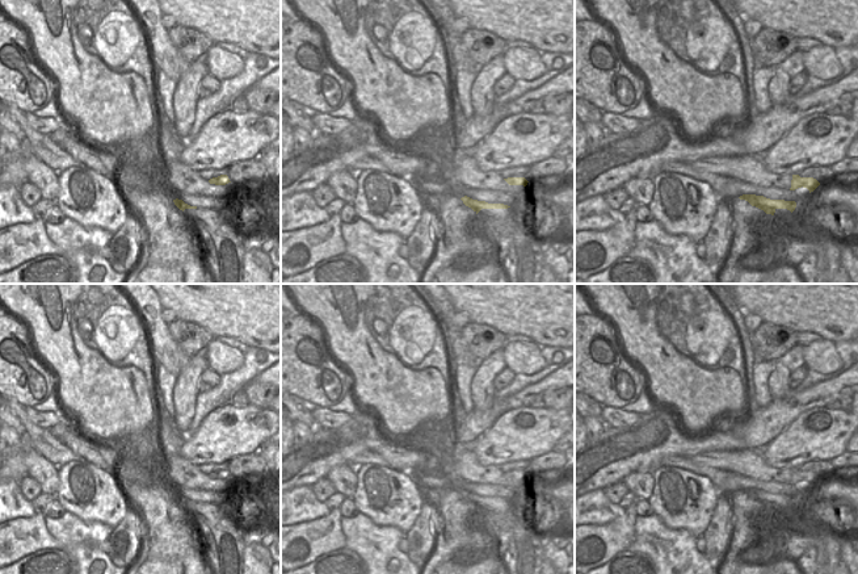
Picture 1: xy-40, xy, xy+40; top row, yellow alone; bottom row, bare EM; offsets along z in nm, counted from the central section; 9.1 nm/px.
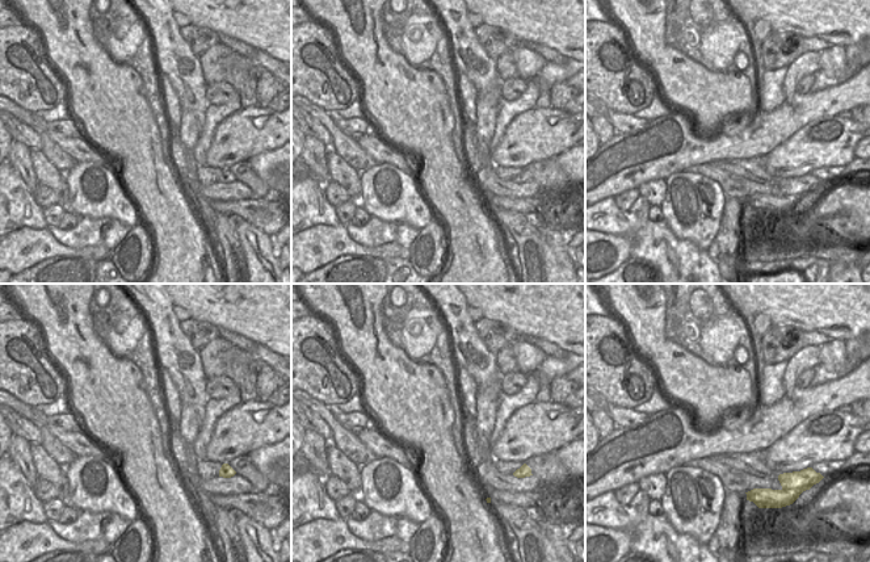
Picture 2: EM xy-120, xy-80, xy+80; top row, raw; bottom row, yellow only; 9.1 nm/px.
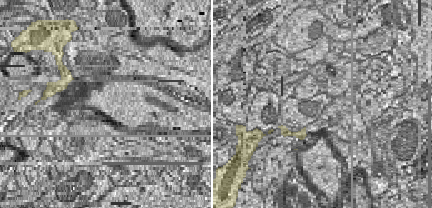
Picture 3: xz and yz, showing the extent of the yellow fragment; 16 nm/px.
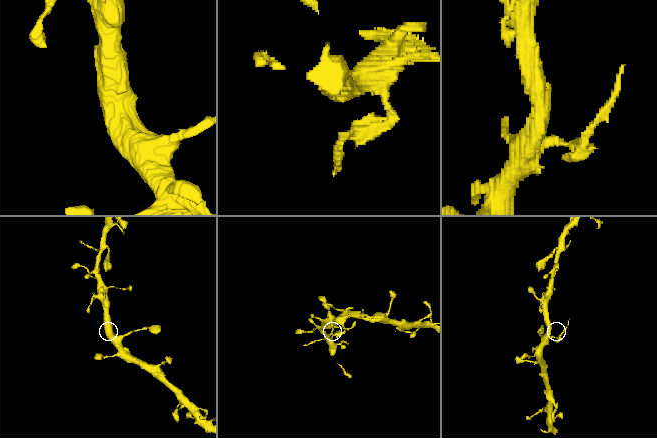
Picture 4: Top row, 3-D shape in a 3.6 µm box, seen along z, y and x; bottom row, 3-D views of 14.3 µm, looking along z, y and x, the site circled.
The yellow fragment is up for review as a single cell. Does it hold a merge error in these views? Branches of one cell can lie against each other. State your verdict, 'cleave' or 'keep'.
cleave

